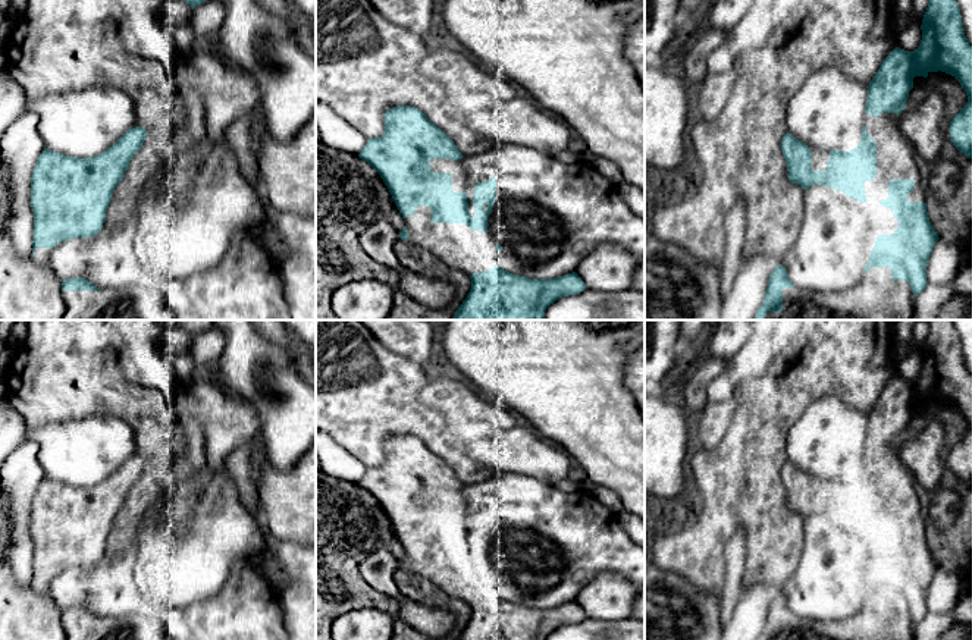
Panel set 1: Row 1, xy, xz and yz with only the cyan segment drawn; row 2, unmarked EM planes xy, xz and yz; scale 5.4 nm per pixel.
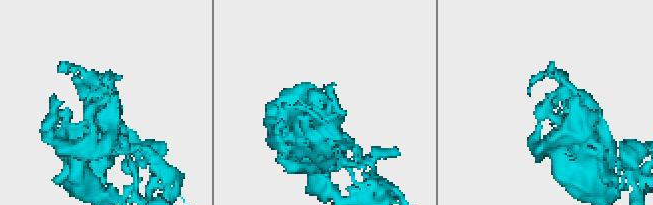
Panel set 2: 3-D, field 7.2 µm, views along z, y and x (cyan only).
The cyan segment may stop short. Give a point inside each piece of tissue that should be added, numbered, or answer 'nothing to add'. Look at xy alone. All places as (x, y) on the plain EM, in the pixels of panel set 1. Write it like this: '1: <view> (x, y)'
1: xy (121, 627)

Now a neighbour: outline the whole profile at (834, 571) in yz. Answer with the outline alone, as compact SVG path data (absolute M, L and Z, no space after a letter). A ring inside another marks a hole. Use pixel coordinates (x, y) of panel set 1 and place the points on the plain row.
M810 514L803 523L803 552L784 586L774 586L784 594L791 612L816 621L844 619L863 606L878 564L891 564L899 556L894 539L877 530L860 531L825 514Z

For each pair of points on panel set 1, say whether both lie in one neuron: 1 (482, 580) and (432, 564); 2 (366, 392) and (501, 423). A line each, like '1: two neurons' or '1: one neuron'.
1: one neuron
2: one neuron

